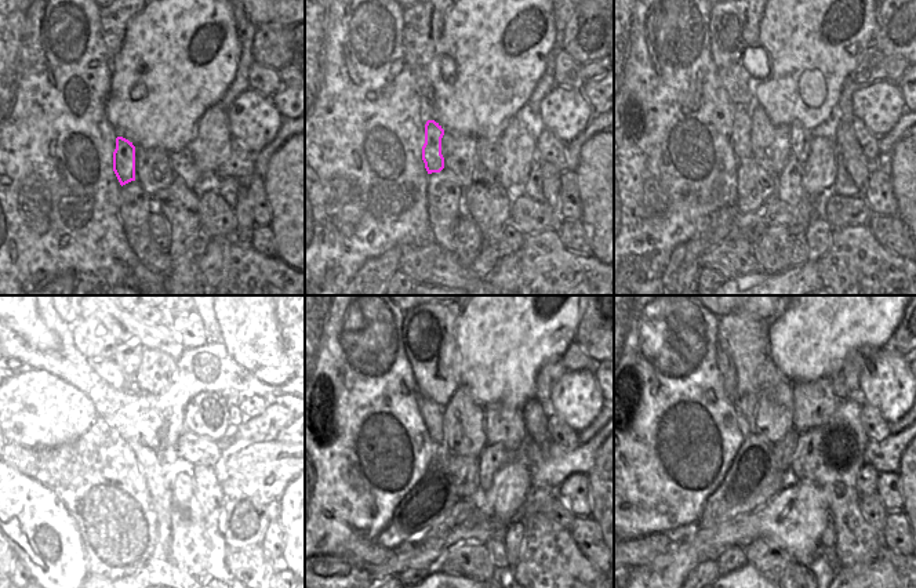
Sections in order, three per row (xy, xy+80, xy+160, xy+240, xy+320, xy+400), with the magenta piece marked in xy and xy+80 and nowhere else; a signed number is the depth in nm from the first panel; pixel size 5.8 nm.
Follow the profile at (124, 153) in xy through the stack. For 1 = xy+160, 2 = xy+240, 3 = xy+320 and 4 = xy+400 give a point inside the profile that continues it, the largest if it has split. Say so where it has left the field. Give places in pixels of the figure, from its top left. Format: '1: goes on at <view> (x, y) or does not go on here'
1: goes on at xy+160 (741, 134)
2: goes on at xy+240 (123, 423)
3: goes on at xy+320 (432, 413)
4: goes on at xy+400 (724, 365)

